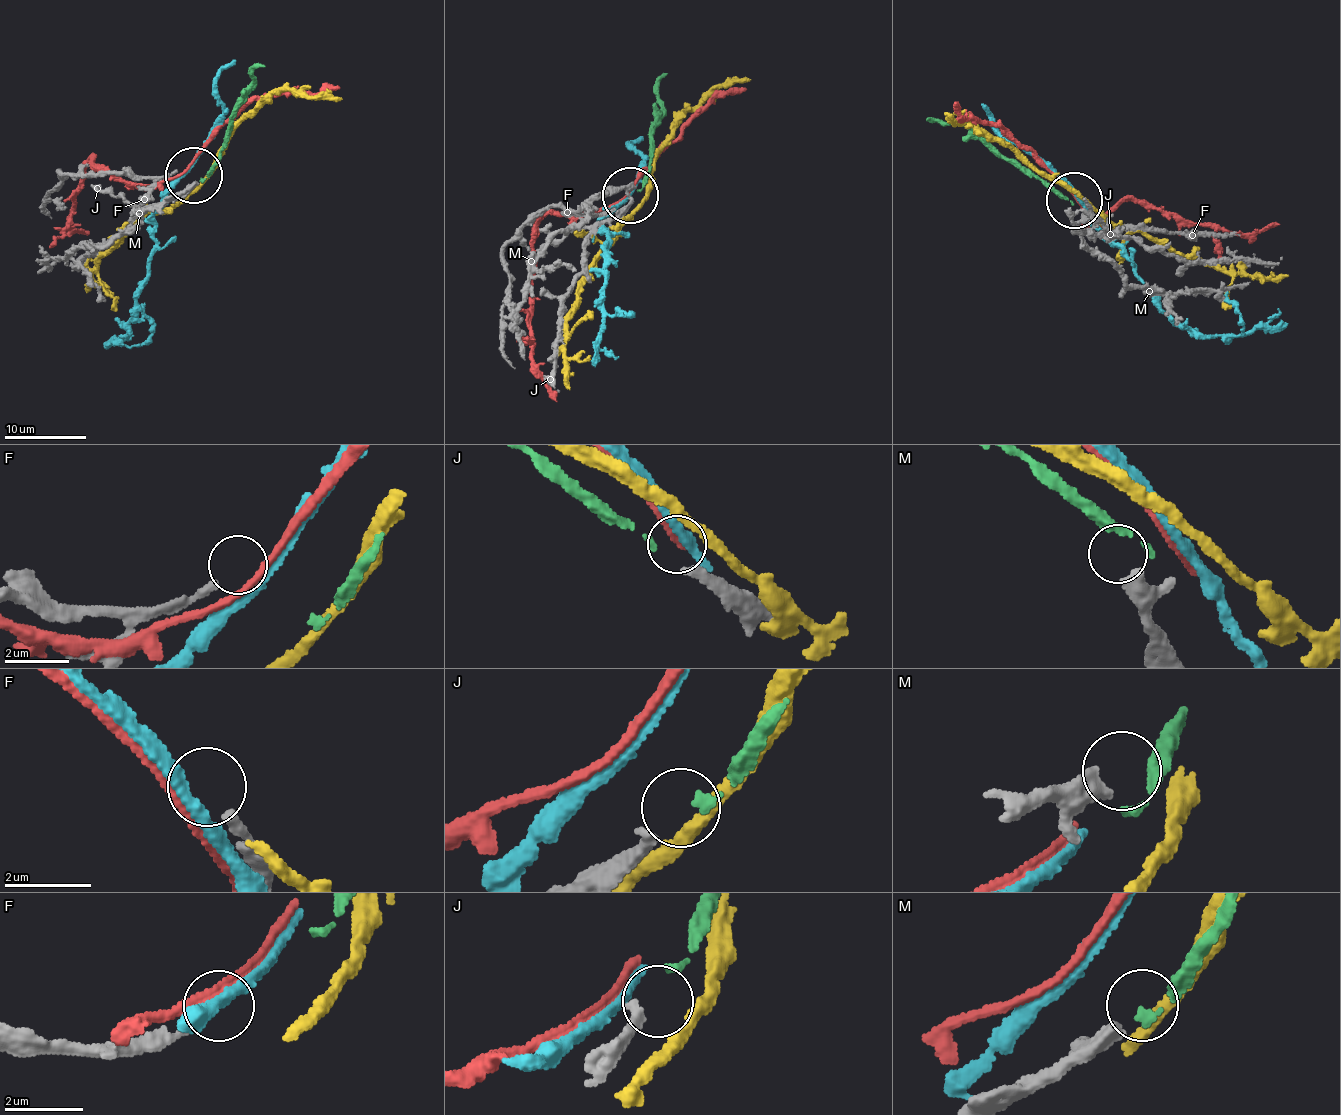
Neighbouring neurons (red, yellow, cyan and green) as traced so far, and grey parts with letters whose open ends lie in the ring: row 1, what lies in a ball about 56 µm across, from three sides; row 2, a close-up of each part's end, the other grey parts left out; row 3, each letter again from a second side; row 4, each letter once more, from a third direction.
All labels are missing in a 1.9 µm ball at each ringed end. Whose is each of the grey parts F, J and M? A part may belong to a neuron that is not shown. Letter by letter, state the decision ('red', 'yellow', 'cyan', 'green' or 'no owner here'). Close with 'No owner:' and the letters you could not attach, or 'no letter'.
F: no owner here
J: green
M: no owner here
No owner: F, M

